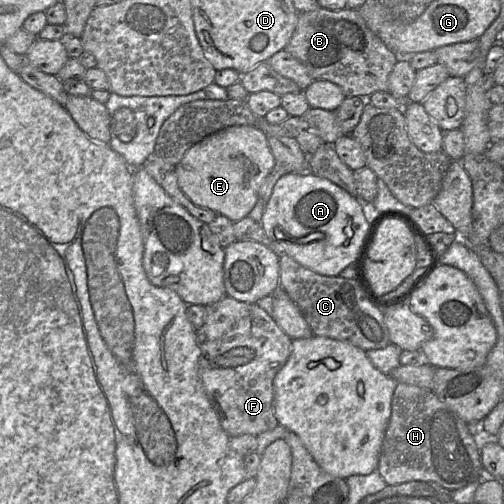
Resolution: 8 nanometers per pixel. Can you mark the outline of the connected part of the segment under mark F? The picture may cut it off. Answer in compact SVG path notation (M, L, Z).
M225 295L219 301L205 306L205 308L206 315L204 324L201 328L196 330L197 341L200 348L199 374L206 394L216 414L218 415L222 428L230 437L242 434L252 434L258 436L262 432L274 429L277 425L279 425L278 420L274 414L274 378L285 365L290 356L292 339L286 333L284 333L284 331L277 325L274 319L267 312L261 309L256 303L241 302Z

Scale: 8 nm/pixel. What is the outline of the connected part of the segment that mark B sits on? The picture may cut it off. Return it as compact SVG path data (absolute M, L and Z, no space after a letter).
M319 7L299 13L296 29L286 45L291 55L302 62L314 80L327 80L338 85L346 97L370 96L374 92L388 92L388 78L398 57L366 25L356 9L329 10Z

